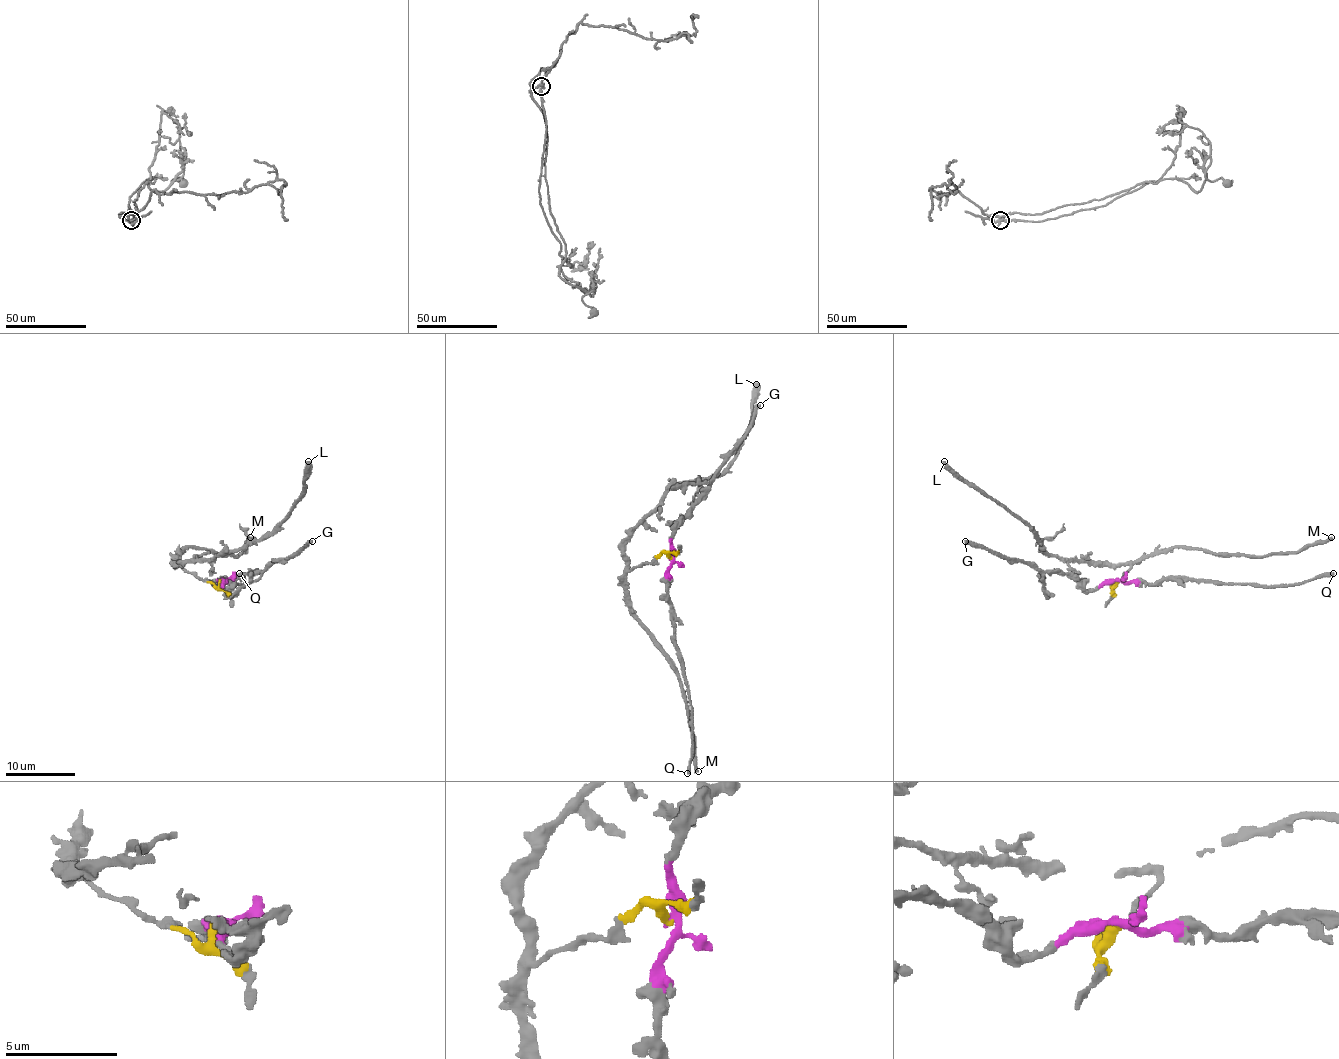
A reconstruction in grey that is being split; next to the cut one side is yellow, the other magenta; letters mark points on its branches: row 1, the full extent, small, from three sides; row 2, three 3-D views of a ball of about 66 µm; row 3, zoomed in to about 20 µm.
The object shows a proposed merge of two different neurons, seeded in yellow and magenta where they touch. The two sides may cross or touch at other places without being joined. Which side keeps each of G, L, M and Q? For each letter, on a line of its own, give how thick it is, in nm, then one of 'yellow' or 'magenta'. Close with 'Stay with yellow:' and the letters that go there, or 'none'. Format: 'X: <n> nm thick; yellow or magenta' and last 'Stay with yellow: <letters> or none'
G: 360 nm thick; magenta
L: 550 nm thick; yellow
M: 280 nm thick; yellow
Q: 400 nm thick; magenta
Stay with yellow: L, M

